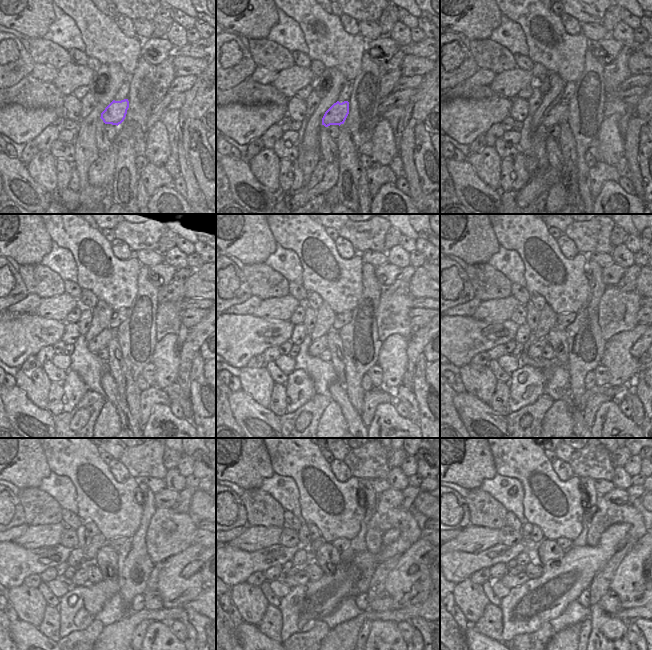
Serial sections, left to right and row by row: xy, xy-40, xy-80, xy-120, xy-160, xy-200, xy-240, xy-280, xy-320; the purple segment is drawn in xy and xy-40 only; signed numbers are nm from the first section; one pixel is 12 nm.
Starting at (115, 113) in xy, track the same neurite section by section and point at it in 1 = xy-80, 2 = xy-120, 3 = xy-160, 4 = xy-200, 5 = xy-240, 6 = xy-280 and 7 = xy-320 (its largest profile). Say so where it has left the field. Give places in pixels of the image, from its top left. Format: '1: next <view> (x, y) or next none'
1: next xy-80 (558, 114)
2: next xy-120 (100, 342)
3: next xy-160 (317, 346)
4: next xy-200 (535, 350)
5: next xy-240 (81, 577)
6: next xy-280 (302, 577)
7: next xy-320 (509, 581)

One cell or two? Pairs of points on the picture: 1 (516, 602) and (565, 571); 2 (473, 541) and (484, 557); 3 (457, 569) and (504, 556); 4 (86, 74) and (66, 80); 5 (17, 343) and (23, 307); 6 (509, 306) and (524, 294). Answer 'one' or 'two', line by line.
1: one
2: two
3: one
4: one
5: two
6: two

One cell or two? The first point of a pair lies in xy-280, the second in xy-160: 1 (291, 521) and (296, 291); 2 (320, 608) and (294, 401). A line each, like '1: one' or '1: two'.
1: one
2: one

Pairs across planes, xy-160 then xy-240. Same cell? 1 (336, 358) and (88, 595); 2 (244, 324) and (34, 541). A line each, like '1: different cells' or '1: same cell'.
1: different cells
2: different cells

